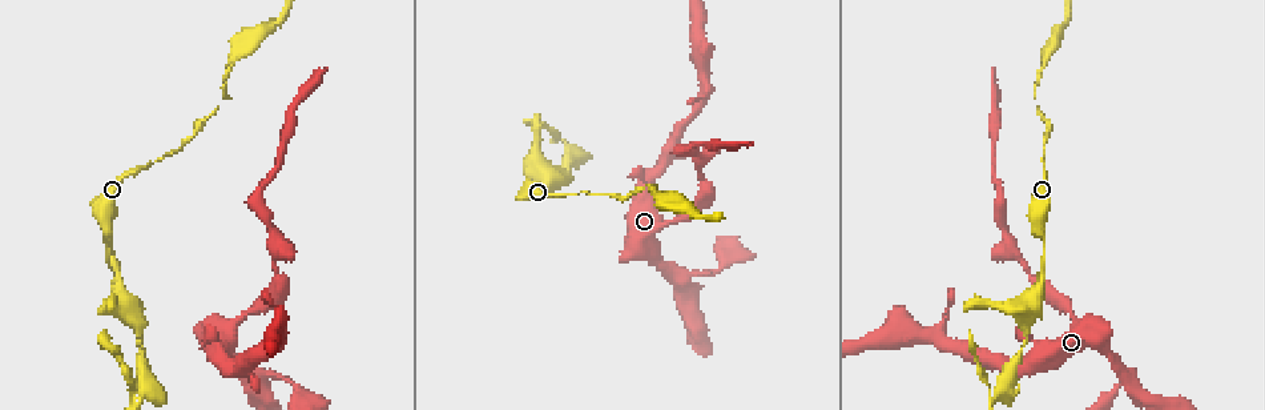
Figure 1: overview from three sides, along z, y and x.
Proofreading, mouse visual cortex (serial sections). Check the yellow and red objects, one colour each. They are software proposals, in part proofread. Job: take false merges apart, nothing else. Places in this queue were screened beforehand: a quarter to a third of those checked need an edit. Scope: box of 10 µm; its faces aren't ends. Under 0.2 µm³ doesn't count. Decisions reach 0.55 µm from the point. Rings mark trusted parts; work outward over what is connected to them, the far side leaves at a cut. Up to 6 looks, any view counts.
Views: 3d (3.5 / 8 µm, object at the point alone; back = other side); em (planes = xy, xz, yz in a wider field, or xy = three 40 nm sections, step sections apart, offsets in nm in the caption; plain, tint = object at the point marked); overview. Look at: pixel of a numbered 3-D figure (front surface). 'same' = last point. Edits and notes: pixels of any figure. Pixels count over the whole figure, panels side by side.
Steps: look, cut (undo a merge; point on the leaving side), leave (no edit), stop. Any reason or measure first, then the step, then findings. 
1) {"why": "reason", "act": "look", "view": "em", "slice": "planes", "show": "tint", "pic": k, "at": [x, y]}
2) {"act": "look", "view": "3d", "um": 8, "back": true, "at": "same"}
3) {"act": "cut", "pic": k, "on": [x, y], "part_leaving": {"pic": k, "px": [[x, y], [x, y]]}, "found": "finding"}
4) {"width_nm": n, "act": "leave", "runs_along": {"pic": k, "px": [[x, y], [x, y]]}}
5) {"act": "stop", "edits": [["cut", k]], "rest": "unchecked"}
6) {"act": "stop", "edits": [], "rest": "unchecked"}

{"why": "thin neck", "act": "look", "view": "3d", "um": 3.5, "pic": 1, "at": [1042, 159]}

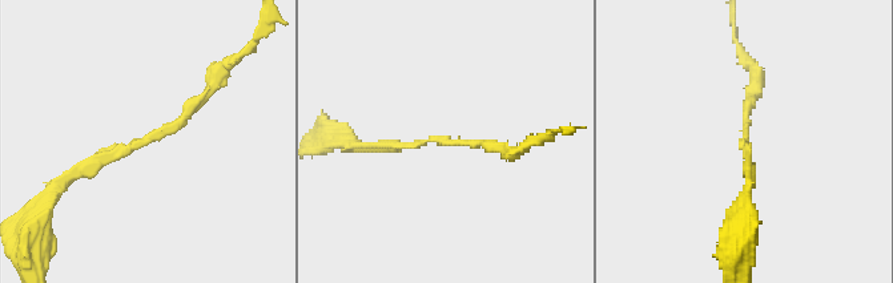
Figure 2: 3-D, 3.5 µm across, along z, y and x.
{"why": "now the EM", "act": "look", "view": "em", "slice": "xy", "step": 2, "show": "tint", "pic": 2, "at": [742, 146]}

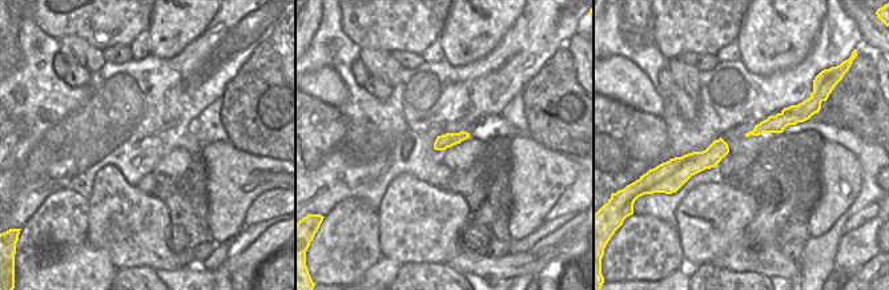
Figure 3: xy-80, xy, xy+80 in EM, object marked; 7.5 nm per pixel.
{"act": "look", "view": "em", "slice": "xy", "step": 3, "show": "tint", "at": "same"}

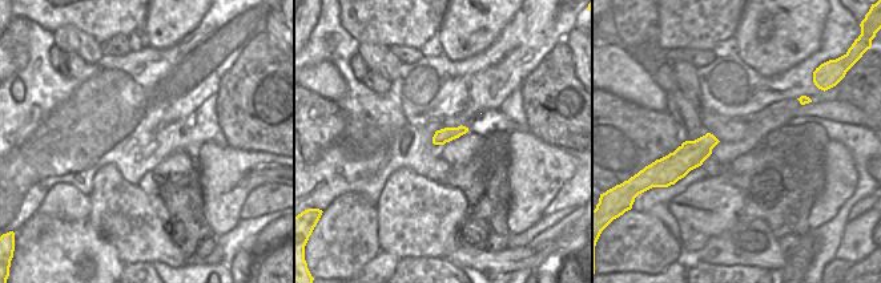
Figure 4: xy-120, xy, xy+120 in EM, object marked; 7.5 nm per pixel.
{"width_nm": 110, "act": "leave", "runs_along": {"pic": 2, "px": [[57, 186], [172, 129], [205, 92]]}, "found": "one cell here"}

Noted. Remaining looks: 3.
{"why": "thin neck", "act": "look", "view": "3d", "um": 3.5, "pic": 1, "at": [1027, 271]}

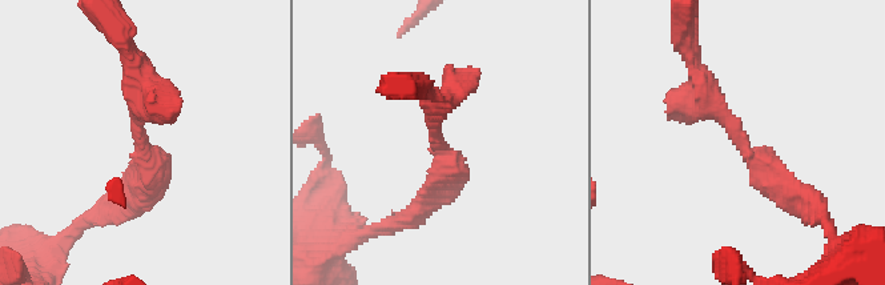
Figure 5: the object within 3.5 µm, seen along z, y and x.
{"arm_widths_nm": [250, 300], "why": "shape alone is not enough", "act": "look", "view": "em", "slice": "xy", "step": 5, "show": "plain", "pic": 5, "at": [143, 145]}

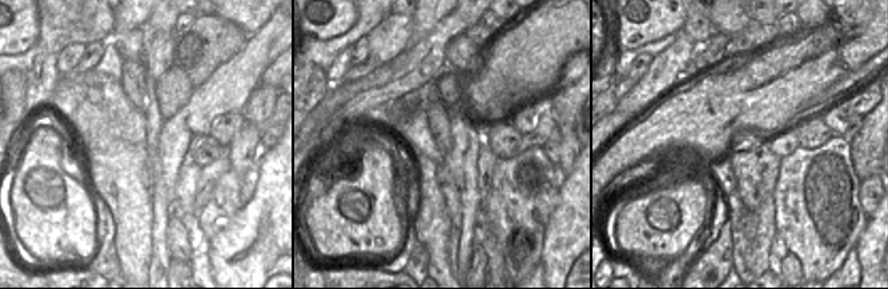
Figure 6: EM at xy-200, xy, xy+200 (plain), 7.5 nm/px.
{"why": "where the object lies", "act": "look", "view": "em", "slice": "xy", "step": 5, "show": "tint", "at": "same"}

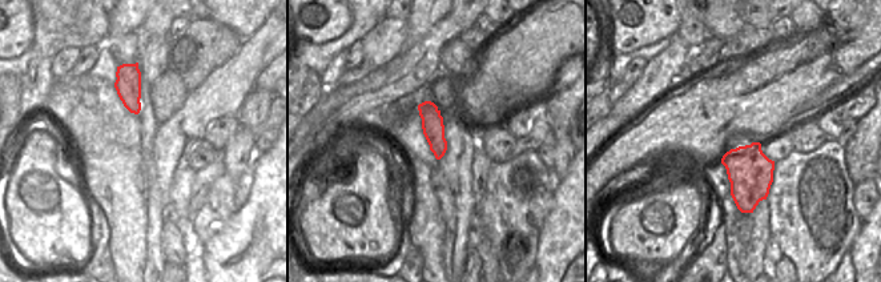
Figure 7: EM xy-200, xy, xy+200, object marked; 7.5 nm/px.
{"act": "cut", "pic": 5, "on": [155, 80], "part_leaving": {"pic": 5, "px": [[136, 112], [136, 59], [116, 27]]}, "found": "a second cell is stuck on"}

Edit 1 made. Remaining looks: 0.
{"act": "stop", "edits": [["cut", 5]], "rest": "unchecked"}

